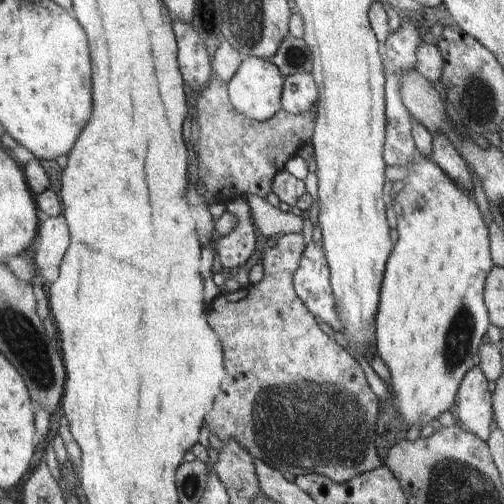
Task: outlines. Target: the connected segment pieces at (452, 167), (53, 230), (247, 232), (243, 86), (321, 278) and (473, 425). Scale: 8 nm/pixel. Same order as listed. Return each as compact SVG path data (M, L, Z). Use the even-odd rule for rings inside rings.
M433 134L432 154L432 160L450 180L453 180L461 189L474 194L472 176L466 167L467 164L446 135Z
M65 216L48 217L37 229L38 234L29 252L34 267L39 270L48 265L58 267L71 241Z
M243 197L230 199L226 210L237 218L236 227L230 229L217 245L217 253L224 268L243 267L255 250L254 224L248 201Z
M245 57L236 74L227 82L227 91L232 106L246 118L265 121L281 109L284 76L280 69L267 59Z
M311 239L305 245L305 251L293 276L293 285L298 298L306 305L314 318L322 320L332 330L345 336L345 328L337 313L329 264L323 244L317 244Z
M478 365L472 367L459 386L453 410L455 418L462 423L461 427L478 435L483 441L488 440L493 420L488 381Z

